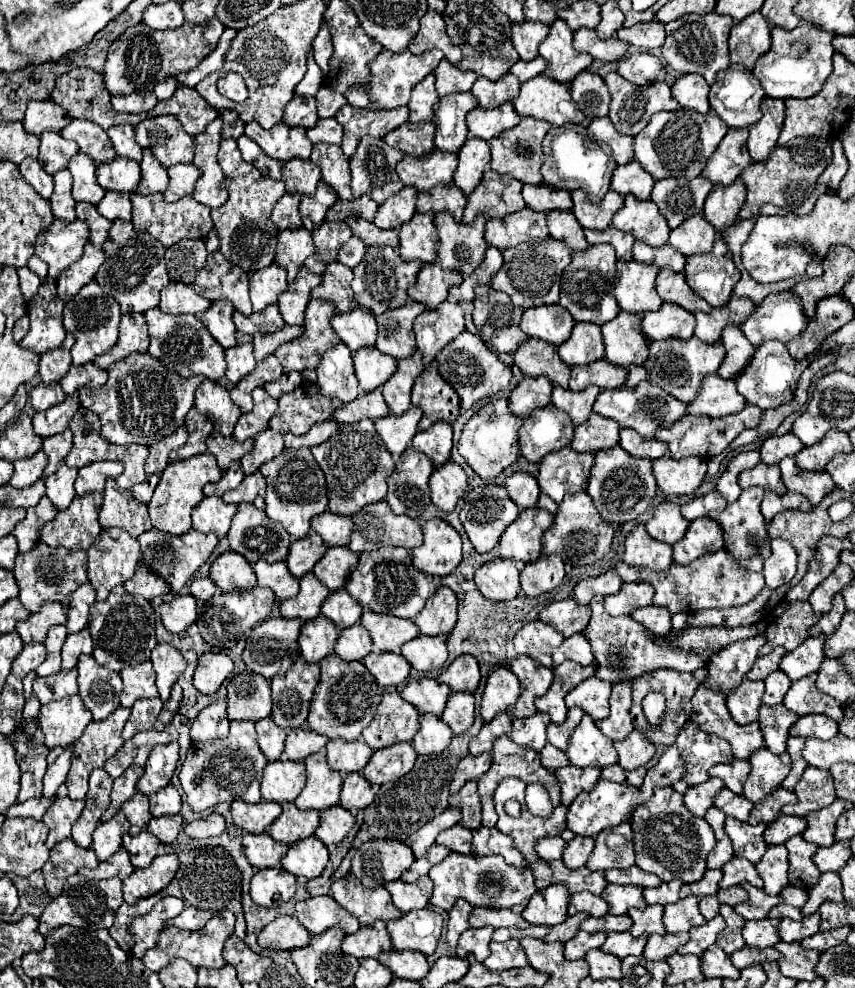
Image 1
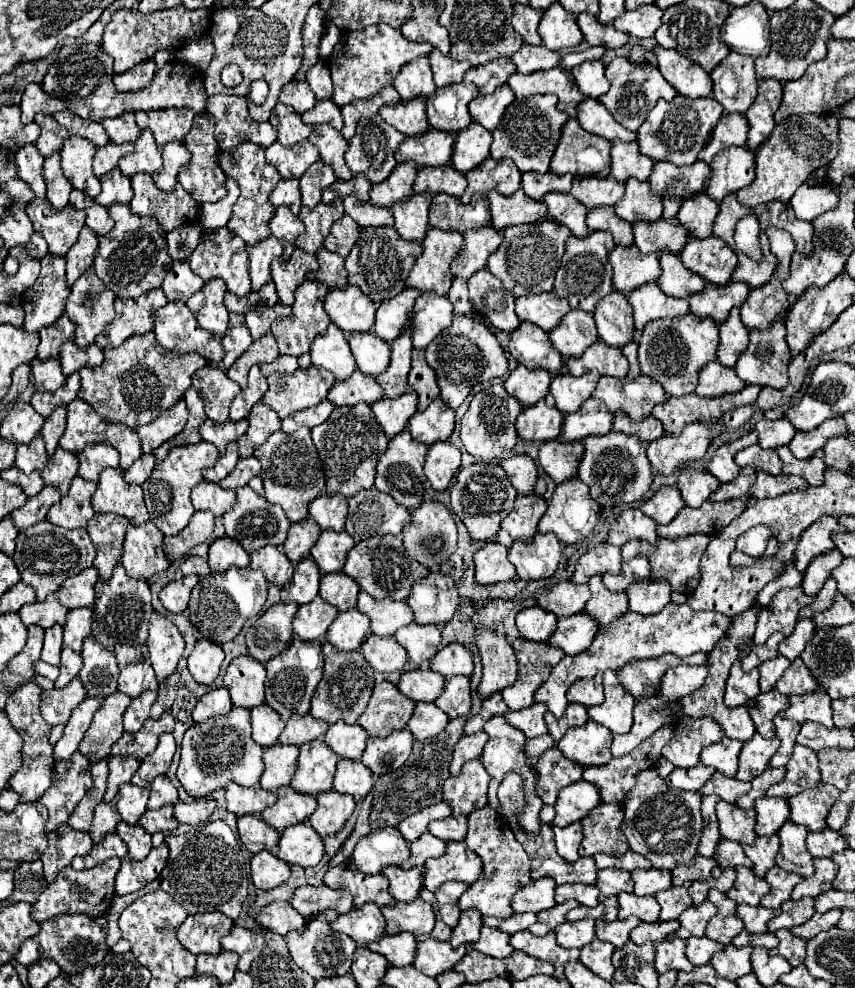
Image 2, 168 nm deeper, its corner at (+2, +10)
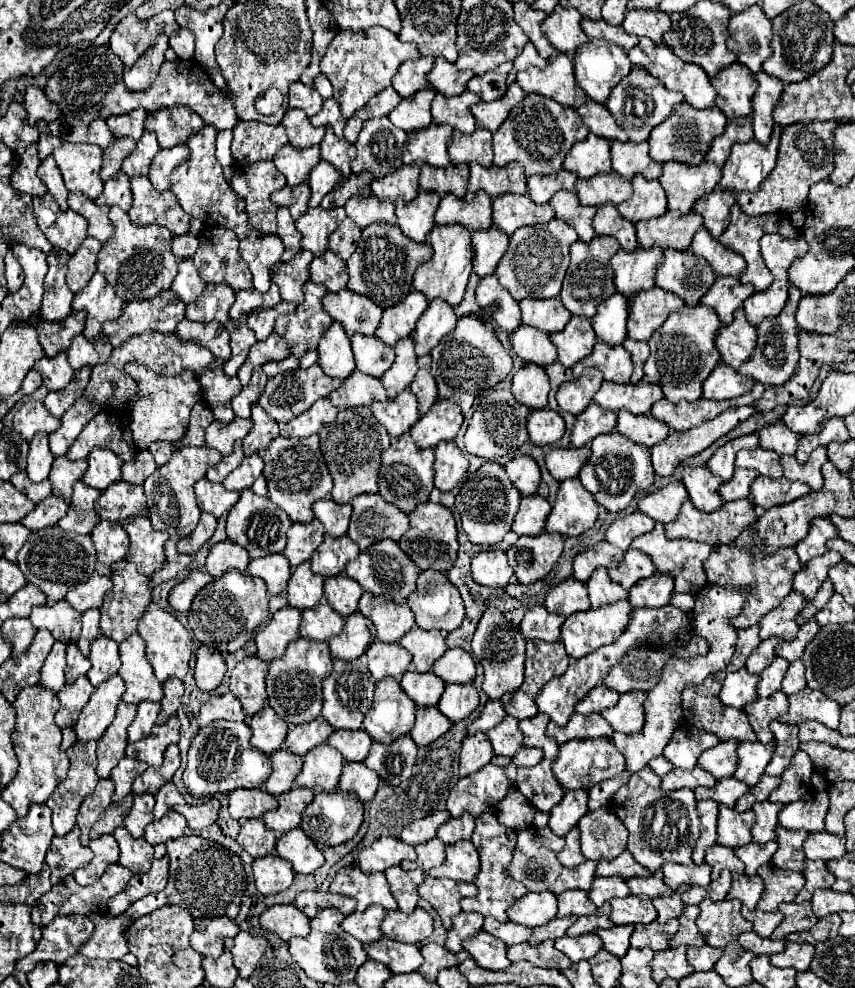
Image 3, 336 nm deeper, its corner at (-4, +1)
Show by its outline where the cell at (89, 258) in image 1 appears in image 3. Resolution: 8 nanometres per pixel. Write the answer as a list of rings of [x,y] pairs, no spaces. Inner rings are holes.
[[[87,237],[77,249],[77,253],[71,255],[69,271],[67,271],[67,285],[71,287],[71,291],[77,293],[89,283],[89,279],[95,273],[95,261],[97,261],[99,249],[101,249],[101,243],[93,237]]]

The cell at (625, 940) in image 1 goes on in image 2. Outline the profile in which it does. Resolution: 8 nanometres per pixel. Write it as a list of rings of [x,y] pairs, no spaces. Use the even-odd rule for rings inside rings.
[[[627,918],[627,920],[613,920],[613,922],[605,922],[605,920],[597,920],[595,922],[595,932],[599,940],[611,942],[615,948],[621,948],[627,940],[629,940],[629,932],[633,930],[633,926],[637,926],[639,920],[637,918]]]

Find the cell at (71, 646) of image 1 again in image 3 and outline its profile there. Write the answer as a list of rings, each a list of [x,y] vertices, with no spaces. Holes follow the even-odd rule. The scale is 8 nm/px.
[[[89,609],[83,613],[83,631],[77,641],[77,647],[85,657],[89,655],[89,645],[97,635],[99,635],[99,609]]]

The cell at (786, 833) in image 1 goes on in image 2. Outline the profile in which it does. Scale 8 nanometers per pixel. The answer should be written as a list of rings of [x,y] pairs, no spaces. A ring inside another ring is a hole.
[[[757,798],[755,800],[755,832],[757,836],[769,836],[775,834],[789,818],[789,804],[785,798]]]

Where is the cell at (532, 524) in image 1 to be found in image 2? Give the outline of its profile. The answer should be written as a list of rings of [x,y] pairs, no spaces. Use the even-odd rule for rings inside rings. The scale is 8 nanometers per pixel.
[[[527,494],[517,496],[511,514],[501,522],[501,528],[509,532],[513,540],[529,540],[537,532],[537,522],[545,514],[547,502],[543,496]]]

